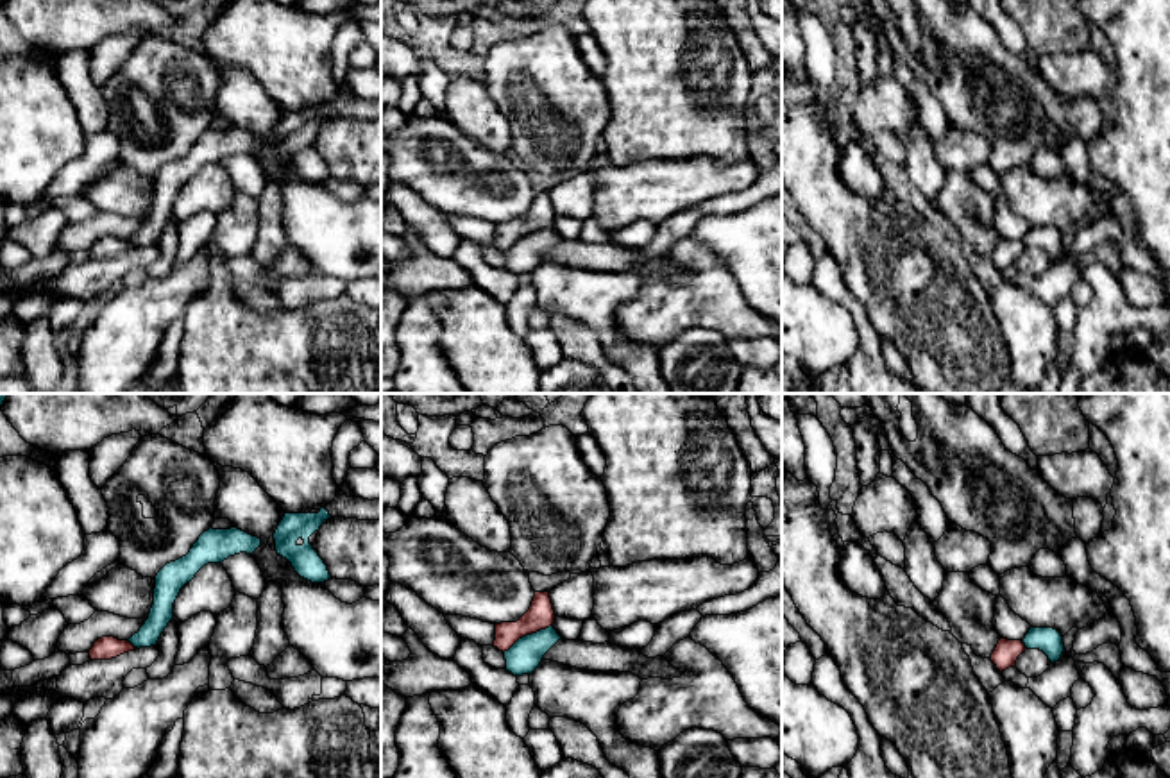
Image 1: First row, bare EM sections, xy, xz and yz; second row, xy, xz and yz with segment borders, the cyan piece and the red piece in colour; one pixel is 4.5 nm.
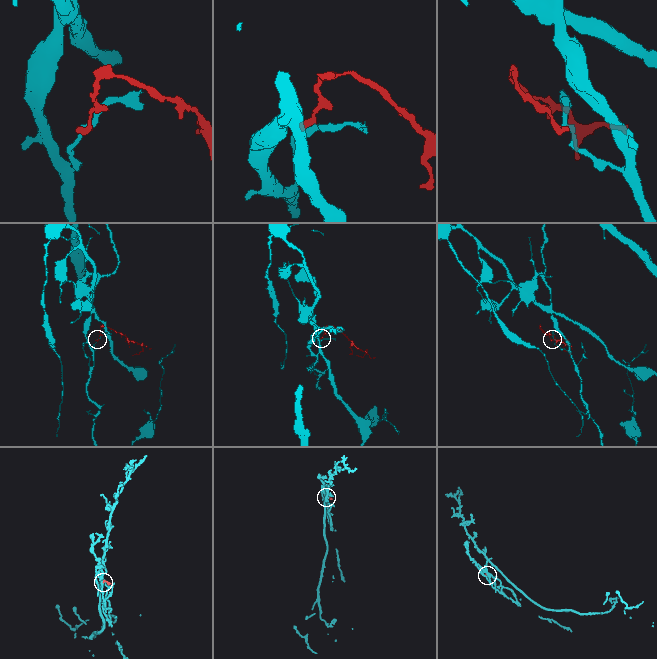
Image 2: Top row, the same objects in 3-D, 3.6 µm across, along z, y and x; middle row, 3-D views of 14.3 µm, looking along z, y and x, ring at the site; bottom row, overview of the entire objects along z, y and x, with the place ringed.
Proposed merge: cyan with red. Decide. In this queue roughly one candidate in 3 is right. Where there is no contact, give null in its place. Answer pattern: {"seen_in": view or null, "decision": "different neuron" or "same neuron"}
{"seen_in": "xz", "decision": "different neuron"}

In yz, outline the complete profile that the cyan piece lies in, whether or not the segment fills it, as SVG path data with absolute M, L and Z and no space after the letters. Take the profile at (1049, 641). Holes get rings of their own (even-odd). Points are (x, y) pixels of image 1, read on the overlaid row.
M1030 628L1022 642L1027 649L1043 651L1052 664L1057 662L1064 651L1063 637L1054 628Z

